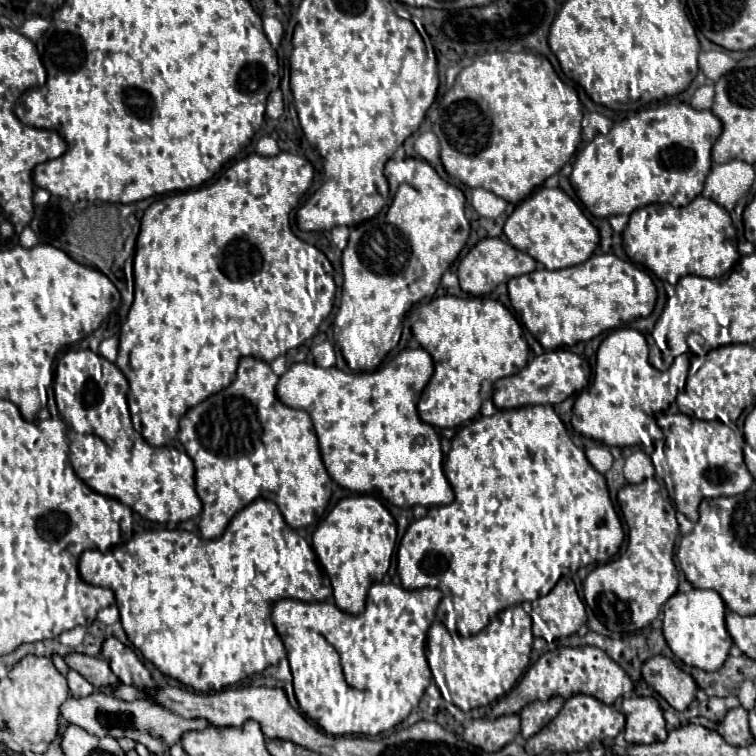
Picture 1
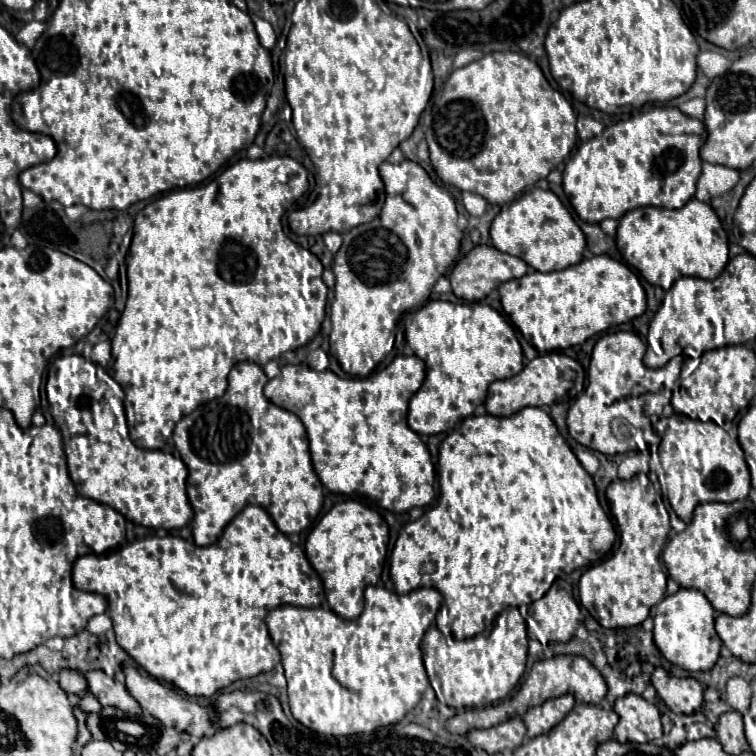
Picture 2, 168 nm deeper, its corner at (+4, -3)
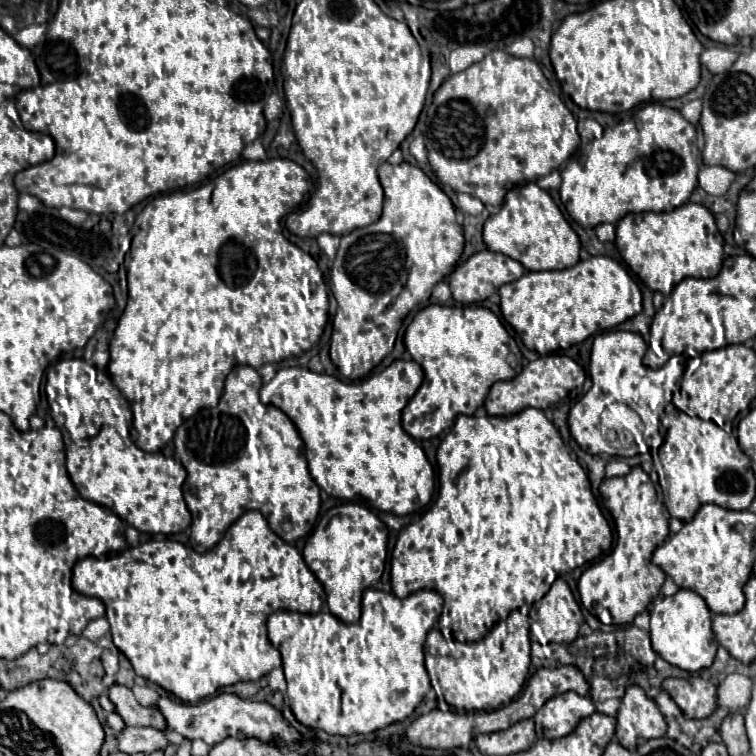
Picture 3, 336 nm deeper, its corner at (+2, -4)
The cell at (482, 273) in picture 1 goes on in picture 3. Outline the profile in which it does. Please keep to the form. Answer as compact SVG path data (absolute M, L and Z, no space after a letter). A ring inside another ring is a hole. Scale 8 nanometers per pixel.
M482 250L456 266L448 284L452 298L460 304L474 304L486 300L502 284L514 282L524 274L524 266L504 254Z

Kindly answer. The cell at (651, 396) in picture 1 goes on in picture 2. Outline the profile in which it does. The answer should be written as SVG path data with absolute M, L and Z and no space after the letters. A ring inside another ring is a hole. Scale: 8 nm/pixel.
M616 331L600 337L591 354L588 387L584 389L584 393L578 395L568 409L568 431L572 439L604 455L645 450L652 455L658 454L661 437L652 427L644 427L644 417L661 416L663 408L670 403L674 387L680 377L684 356L674 357L661 369L650 369L642 363L644 353L646 345L634 333ZM616 418L621 418L626 423L614 421L616 433L614 437L612 419ZM624 443L626 449L622 449Z

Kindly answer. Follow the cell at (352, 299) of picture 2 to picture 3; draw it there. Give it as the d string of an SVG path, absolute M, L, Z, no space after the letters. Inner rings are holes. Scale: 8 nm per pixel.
M382 162L378 166L378 178L384 188L380 220L342 236L330 270L330 290L338 302L338 312L334 316L329 354L338 372L352 381L367 377L393 349L402 320L420 302L430 300L434 284L444 280L456 268L464 248L462 226L456 222L456 212L450 198L418 166L408 162L398 166Z

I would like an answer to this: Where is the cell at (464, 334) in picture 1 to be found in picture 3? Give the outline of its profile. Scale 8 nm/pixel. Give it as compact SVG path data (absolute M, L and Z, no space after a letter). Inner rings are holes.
M438 306L420 310L404 334L406 350L424 370L424 382L402 410L402 428L414 440L448 430L456 416L472 416L484 404L490 386L522 372L522 354L503 322L483 306Z

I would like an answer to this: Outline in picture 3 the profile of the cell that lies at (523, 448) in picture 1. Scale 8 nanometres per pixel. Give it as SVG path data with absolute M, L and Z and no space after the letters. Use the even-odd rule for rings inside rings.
M526 408L520 414L506 416L506 418L498 418L498 416L484 416L484 418L458 416L452 430L440 442L440 446L436 450L436 460L438 460L438 484L440 484L438 500L428 508L428 512L424 513L418 521L406 526L400 532L398 542L392 550L392 560L390 560L390 582L392 582L392 592L398 598L406 598L408 594L418 592L422 588L434 590L444 598L443 609L438 619L438 628L446 640L452 639L453 634L457 631L463 632L466 642L476 642L476 640L484 638L490 632L490 628L496 622L504 620L512 610L518 610L522 606L532 606L534 602L538 602L550 590L550 584L560 574L568 573L574 568L590 562L590 560L596 560L598 556L602 556L604 552L610 550L612 532L610 532L610 526L608 526L606 518L602 516L602 512L600 512L600 508L598 508L598 504L592 496L588 476L582 470L582 466L576 462L576 458L570 456L570 452L566 450L558 430L544 416L542 410Z

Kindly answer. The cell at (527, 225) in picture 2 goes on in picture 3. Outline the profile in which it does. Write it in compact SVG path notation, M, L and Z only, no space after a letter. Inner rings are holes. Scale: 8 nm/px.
M526 182L506 192L500 212L492 214L484 222L484 244L492 252L506 254L518 260L526 270L564 270L580 260L580 240L570 228L560 208L550 194L538 188L534 182Z

